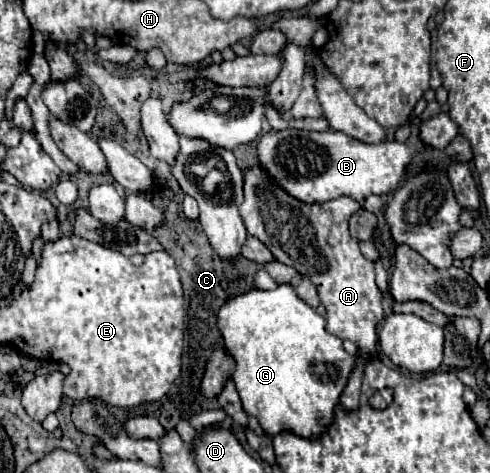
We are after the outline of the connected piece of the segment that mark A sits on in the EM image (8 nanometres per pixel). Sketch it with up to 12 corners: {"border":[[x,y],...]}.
{"border":[[244,173],[240,215],[370,355],[384,319],[350,197],[306,205]]}

